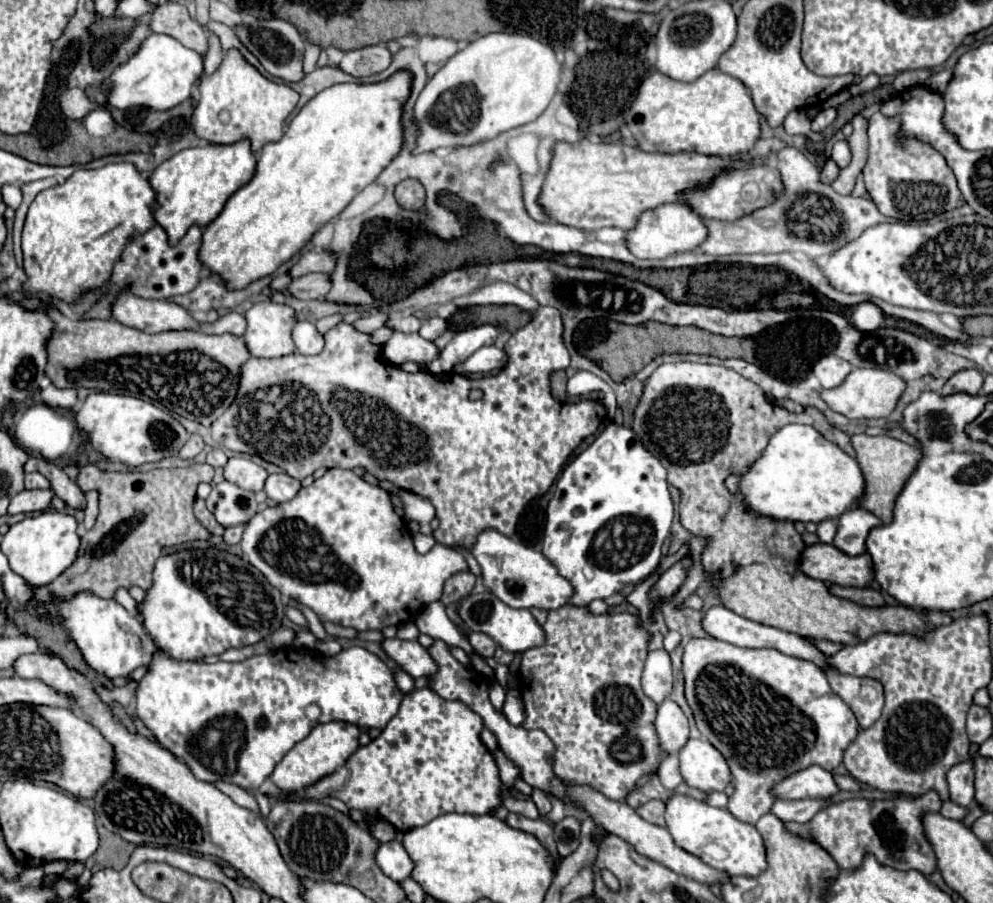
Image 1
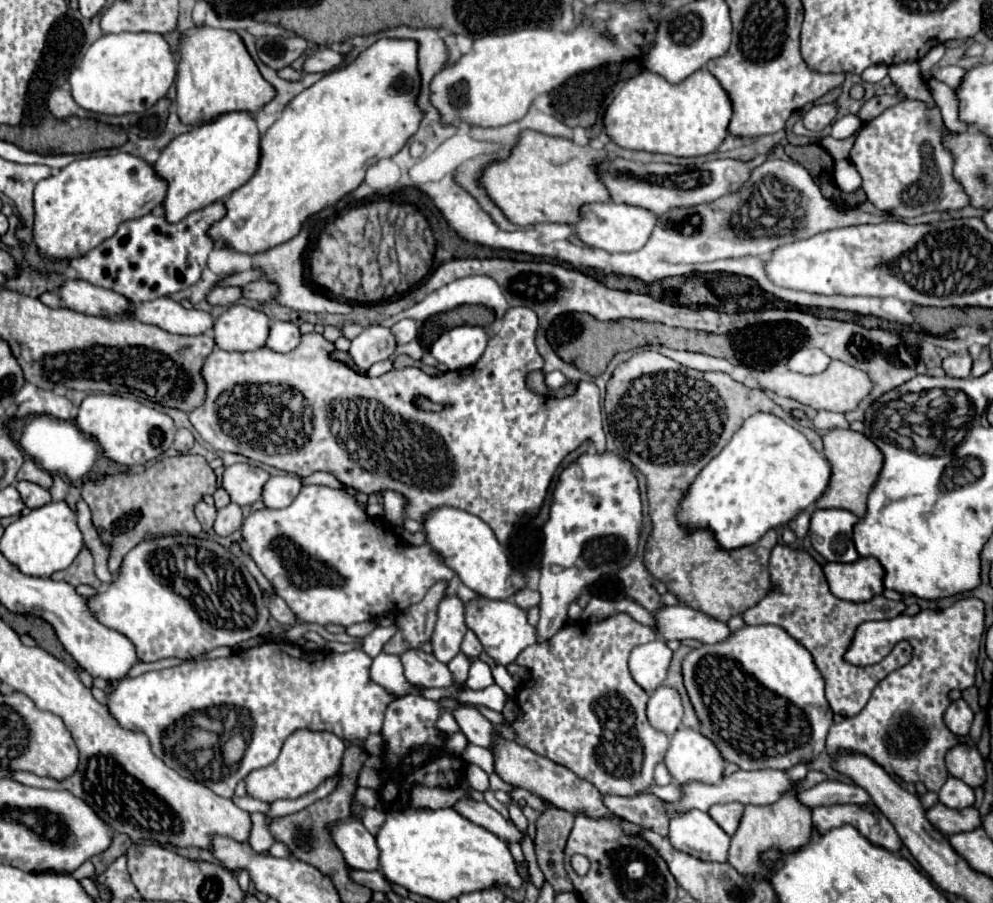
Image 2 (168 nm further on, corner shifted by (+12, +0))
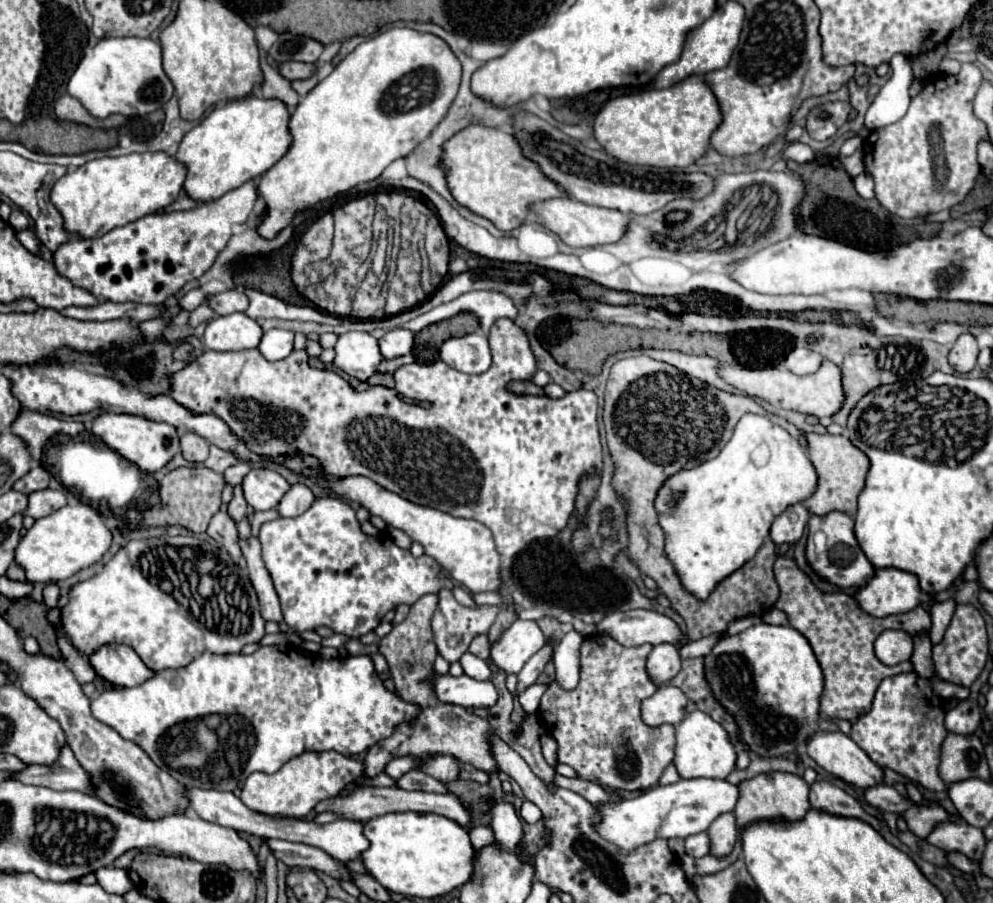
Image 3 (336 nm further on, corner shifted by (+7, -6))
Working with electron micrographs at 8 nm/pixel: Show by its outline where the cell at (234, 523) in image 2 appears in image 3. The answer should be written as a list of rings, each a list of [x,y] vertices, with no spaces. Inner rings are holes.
[[[236,485],[234,487],[234,499],[230,501],[230,505],[228,505],[228,515],[232,517],[232,521],[236,521],[236,523],[240,523],[244,517],[246,517],[246,501],[244,501],[244,497],[242,497],[242,491],[240,491],[240,487]]]

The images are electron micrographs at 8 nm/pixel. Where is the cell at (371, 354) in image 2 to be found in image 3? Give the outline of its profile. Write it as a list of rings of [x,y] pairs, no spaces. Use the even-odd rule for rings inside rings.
[[[344,333],[338,337],[334,349],[334,365],[360,381],[366,381],[370,375],[374,375],[378,363],[382,361],[382,353],[378,351],[378,339],[370,333]]]

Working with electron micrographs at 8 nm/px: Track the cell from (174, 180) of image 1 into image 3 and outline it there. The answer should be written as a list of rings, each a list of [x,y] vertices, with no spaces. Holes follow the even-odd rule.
[[[250,95],[246,99],[226,101],[218,105],[198,127],[188,131],[178,147],[176,159],[186,165],[186,181],[184,191],[198,203],[210,203],[220,199],[224,193],[240,187],[246,181],[252,181],[266,173],[272,165],[276,165],[282,155],[288,151],[290,145],[290,133],[288,133],[288,113],[282,101],[278,99],[258,99],[256,95]]]

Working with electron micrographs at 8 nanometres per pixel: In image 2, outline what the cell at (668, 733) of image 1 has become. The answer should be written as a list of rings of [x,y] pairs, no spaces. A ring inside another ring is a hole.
[[[657,687],[647,701],[647,719],[655,729],[673,735],[683,719],[683,703],[677,689]]]

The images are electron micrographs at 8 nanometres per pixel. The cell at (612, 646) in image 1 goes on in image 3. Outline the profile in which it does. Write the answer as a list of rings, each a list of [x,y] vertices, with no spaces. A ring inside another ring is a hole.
[[[588,635],[580,647],[580,683],[576,689],[566,691],[556,681],[548,685],[546,693],[540,699],[538,715],[544,719],[548,733],[558,743],[558,763],[570,765],[580,779],[592,781],[600,787],[610,787],[616,791],[638,791],[656,787],[664,769],[674,761],[674,743],[676,743],[676,729],[670,725],[664,727],[648,727],[642,723],[640,705],[642,699],[654,695],[656,685],[650,681],[644,669],[646,655],[652,651],[652,645],[640,647],[622,647],[614,643],[610,635]]]

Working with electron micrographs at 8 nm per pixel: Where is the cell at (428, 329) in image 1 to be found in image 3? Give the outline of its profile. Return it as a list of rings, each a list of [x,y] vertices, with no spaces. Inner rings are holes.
[[[394,329],[388,331],[382,339],[380,339],[380,351],[386,359],[394,359],[394,357],[402,357],[408,355],[414,347],[414,333],[408,329]]]

